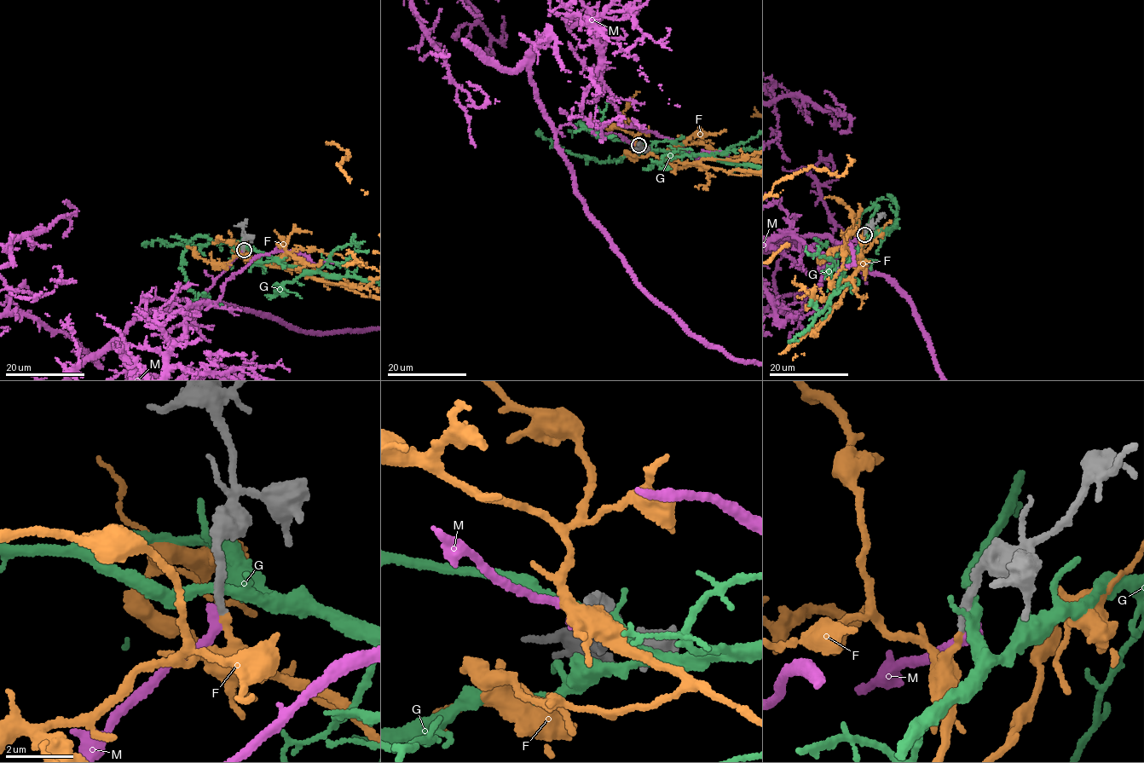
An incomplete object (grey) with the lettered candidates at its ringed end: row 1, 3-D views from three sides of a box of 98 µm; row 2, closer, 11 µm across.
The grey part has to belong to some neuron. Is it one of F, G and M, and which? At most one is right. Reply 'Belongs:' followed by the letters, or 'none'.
Belongs: F

